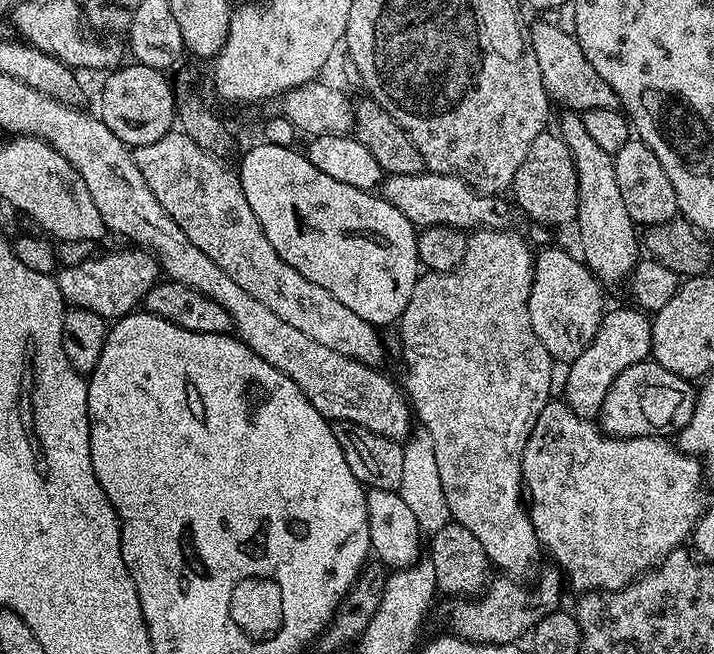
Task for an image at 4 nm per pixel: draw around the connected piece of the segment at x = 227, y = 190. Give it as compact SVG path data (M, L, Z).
M179 130L166 133L158 142L150 142L150 146L142 146L132 153L138 170L142 170L142 178L154 190L154 198L162 202L162 210L178 222L182 234L202 250L202 254L214 258L246 294L258 298L278 318L290 322L302 334L314 338L314 342L322 342L322 346L330 346L330 350L338 350L338 354L354 358L363 364L383 365L384 344L380 341L377 325L366 322L366 318L358 318L354 310L342 306L338 298L334 298L322 286L314 286L294 266L290 266L270 246L270 238L262 230L254 210L250 210L250 202L246 202L246 194L240 185L240 177L235 171L227 168L225 161L218 156L211 156L202 146L198 146Z

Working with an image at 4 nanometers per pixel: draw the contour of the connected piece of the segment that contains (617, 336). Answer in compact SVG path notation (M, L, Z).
M635 306L605 311L598 334L594 334L590 346L586 346L586 350L582 350L582 354L569 363L569 378L562 395L564 403L582 418L592 420L599 417L606 390L614 384L614 378L626 370L626 366L649 359L651 350L652 321L649 313Z

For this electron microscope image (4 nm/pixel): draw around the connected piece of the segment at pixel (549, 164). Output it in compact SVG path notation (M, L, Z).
M546 130L526 150L518 174L510 189L511 199L530 219L544 224L573 223L577 214L577 172L574 170L573 156L561 137Z

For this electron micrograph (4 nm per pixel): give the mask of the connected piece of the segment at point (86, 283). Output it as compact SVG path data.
M124 246L117 252L93 254L78 266L63 266L54 279L65 305L90 310L106 322L115 322L141 307L144 295L158 283L162 273L155 256L139 246Z

